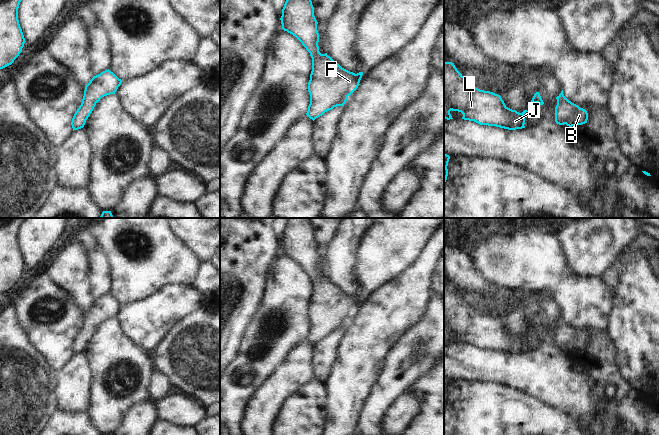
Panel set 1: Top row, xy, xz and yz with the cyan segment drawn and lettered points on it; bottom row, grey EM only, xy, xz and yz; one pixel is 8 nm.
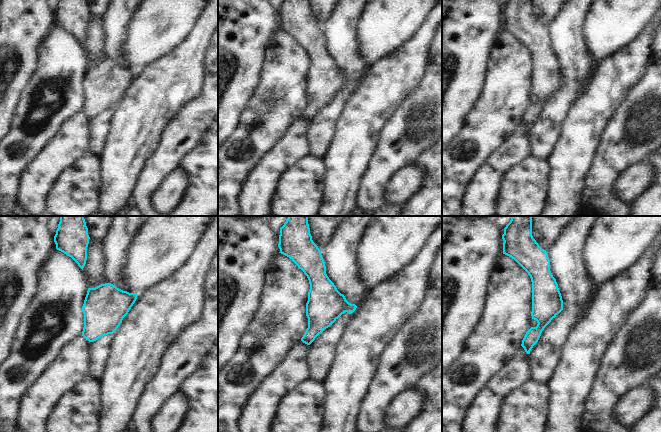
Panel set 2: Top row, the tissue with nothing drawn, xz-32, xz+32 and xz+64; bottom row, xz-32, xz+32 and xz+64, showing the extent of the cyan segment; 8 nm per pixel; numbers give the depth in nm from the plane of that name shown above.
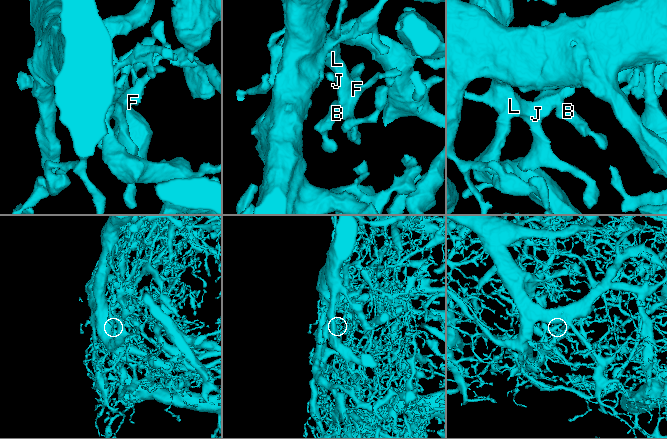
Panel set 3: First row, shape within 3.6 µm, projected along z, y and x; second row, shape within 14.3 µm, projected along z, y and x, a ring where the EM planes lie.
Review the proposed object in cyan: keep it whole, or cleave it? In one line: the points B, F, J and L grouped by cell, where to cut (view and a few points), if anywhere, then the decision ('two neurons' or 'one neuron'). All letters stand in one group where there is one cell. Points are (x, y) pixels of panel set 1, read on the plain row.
B F J L | no cut | one neuron

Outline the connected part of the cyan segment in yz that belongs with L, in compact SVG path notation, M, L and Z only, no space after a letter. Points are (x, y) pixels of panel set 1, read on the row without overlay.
M444 286L444 342L447 344L453 343L450 335L458 335L463 338L462 343L474 345L480 349L496 350L508 354L516 354L525 352L525 340L528 336L524 334L522 337L508 332L501 320L490 315L480 314L467 306L465 301L457 294L454 287Z

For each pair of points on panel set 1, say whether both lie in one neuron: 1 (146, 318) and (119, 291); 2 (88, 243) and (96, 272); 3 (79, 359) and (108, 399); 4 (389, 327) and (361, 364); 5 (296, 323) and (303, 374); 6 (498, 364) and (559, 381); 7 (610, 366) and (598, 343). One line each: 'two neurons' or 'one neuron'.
1: two neurons
2: one neuron
3: two neurons
4: one neuron
5: two neurons
6: one neuron
7: one neuron

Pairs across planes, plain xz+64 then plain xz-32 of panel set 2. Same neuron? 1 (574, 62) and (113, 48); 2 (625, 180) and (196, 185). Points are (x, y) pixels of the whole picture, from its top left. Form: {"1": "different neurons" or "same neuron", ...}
{"1": "same neuron", "2": "different neurons"}

